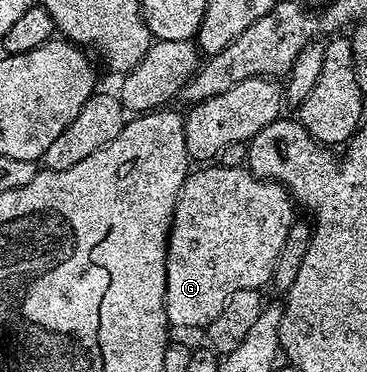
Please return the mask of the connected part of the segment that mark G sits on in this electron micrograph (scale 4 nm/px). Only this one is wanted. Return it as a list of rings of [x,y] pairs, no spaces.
[[[216,165],[193,169],[176,201],[164,293],[164,311],[172,328],[206,328],[234,292],[267,287],[294,221],[294,199],[281,182],[257,178],[243,165]]]

